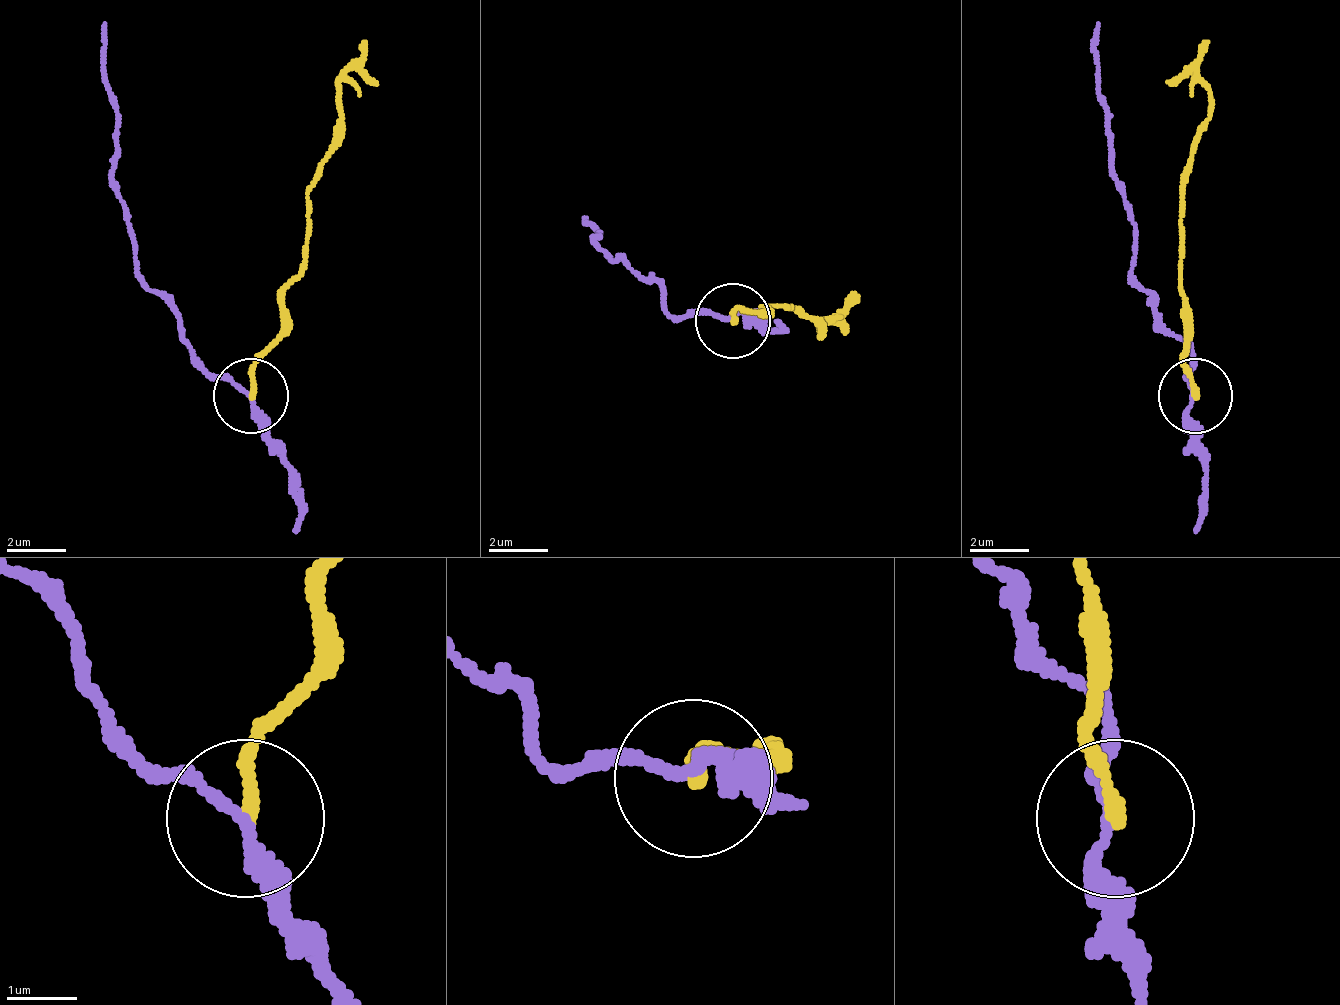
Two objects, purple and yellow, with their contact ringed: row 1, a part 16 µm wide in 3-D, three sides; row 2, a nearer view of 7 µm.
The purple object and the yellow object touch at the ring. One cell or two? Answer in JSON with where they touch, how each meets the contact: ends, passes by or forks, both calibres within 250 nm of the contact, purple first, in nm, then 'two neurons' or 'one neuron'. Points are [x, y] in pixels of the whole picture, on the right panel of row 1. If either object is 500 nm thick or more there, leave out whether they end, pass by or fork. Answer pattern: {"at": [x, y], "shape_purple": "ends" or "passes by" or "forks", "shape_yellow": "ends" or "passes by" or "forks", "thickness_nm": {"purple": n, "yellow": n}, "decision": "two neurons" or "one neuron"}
{"at": [1195, 395], "shape_purple": "passes by", "shape_yellow": "ends", "thickness_nm": {"purple": 180, "yellow": 200}, "decision": "two neurons"}

